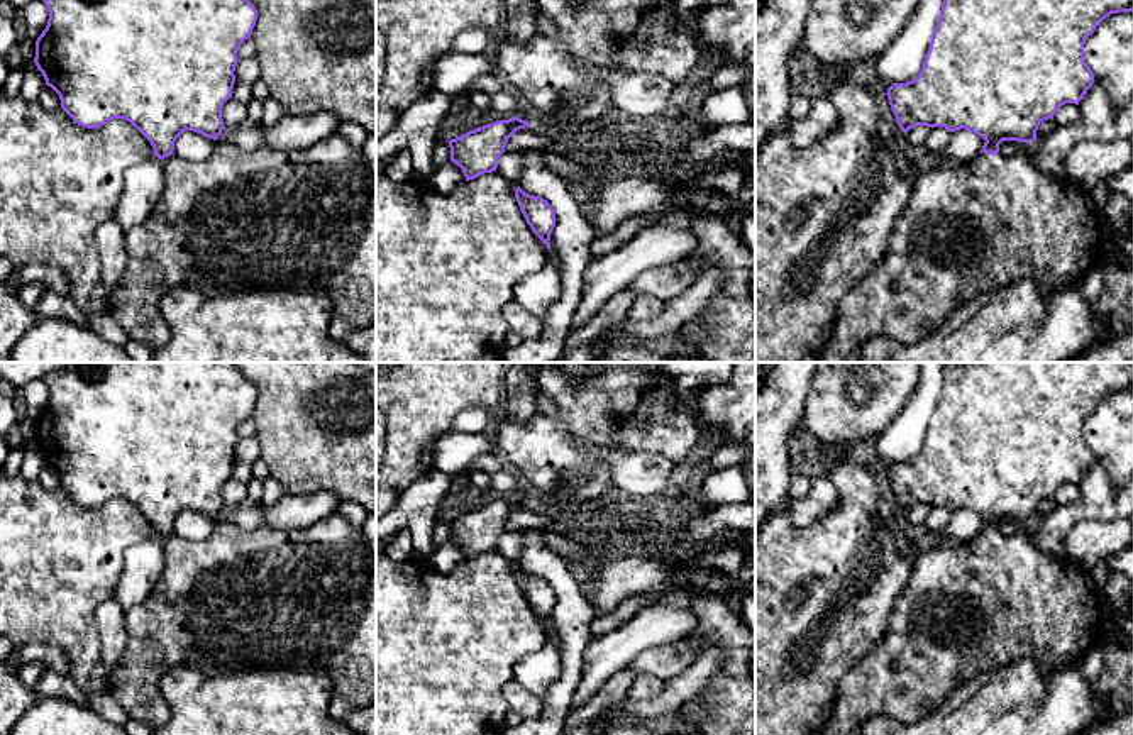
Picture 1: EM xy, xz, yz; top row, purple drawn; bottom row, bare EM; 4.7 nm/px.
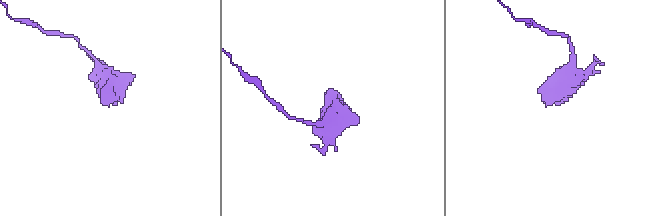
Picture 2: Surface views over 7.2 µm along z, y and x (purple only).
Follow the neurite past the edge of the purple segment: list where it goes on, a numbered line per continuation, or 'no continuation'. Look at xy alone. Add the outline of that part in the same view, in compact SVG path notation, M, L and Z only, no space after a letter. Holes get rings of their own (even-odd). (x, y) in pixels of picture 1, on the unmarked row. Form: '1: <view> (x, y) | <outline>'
1: xy (241, 600) | M334 515L305 530L274 530L268 527L244 530L230 522L217 520L205 540L193 542L178 533L164 537L163 555L164 569L154 589L141 605L125 611L127 645L119 664L108 672L108 691L130 721L142 723L154 732L169 720L171 710L159 689L159 681L178 666L193 667L210 676L249 671L325 672L334 682L329 711L332 718L340 721L345 721L354 710L376 701L376 552L368 547L361 528L352 527L347 518Z

